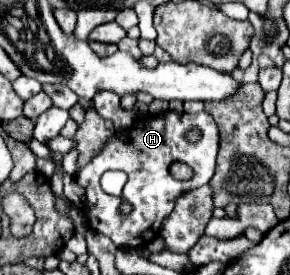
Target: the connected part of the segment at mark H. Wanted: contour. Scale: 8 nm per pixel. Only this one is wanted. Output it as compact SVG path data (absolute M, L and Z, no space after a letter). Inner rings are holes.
M168 110L158 116L140 116L140 122L134 122L130 128L122 130L122 134L114 134L112 140L106 140L100 154L92 162L88 162L76 178L76 182L86 190L84 216L88 220L88 226L108 236L118 248L146 246L160 232L164 218L168 218L170 212L174 210L176 196L208 184L216 168L216 152L218 152L218 128L212 116L206 112L186 114ZM192 126L198 126L202 130L204 140L198 140L196 144L184 140L184 132L190 130ZM174 162L188 162L190 168L194 170L192 180L182 182L172 178L168 168ZM106 170L122 170L128 174L128 182L122 190L122 196L110 196L100 188L100 176ZM120 200L126 200L134 206L130 216L120 216L118 212Z

